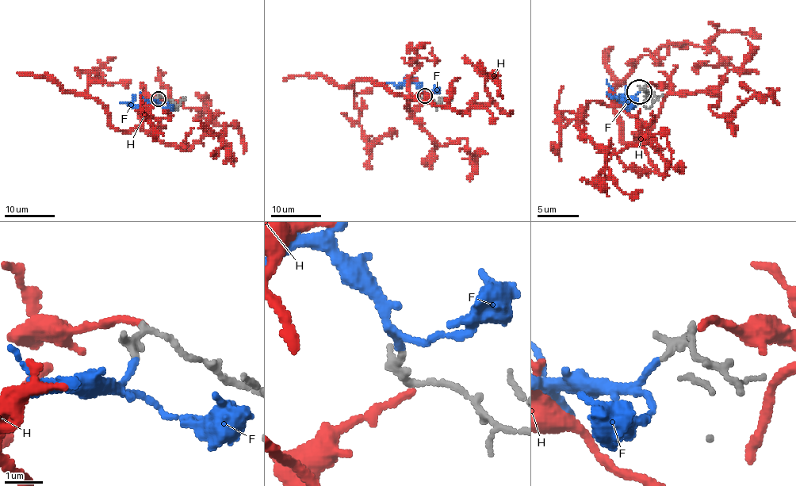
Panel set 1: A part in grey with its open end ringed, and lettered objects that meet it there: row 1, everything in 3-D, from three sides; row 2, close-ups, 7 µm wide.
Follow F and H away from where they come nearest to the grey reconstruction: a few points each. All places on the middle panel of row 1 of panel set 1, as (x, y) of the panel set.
F: (425, 96), (413, 82), (385, 85)
H: (426, 101), (412, 113), (408, 101), (373, 81), (352, 85), (363, 139), (370, 143), (383, 135), (397, 136)

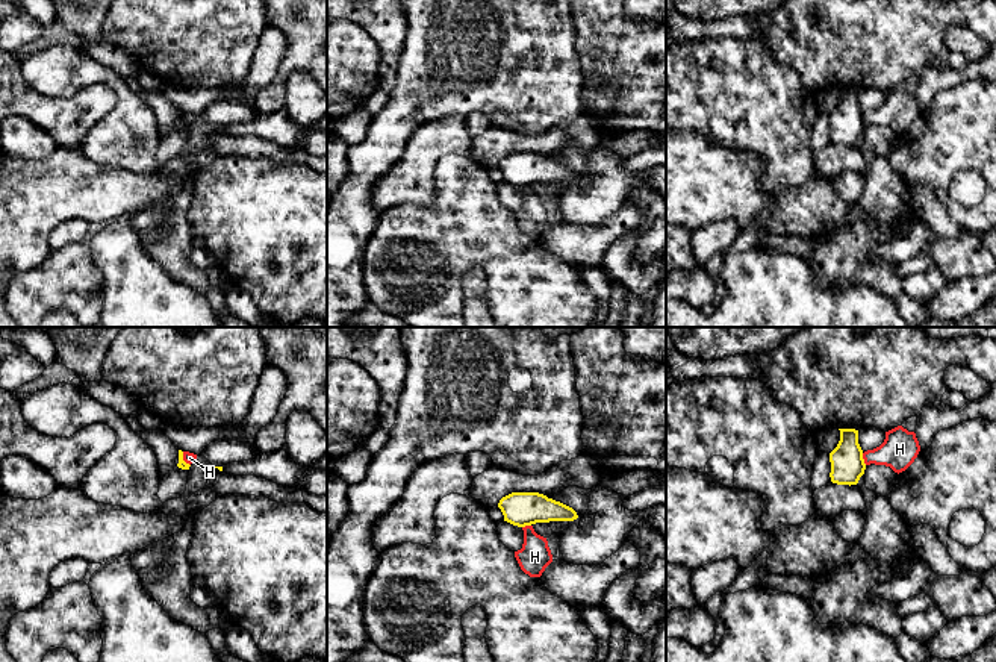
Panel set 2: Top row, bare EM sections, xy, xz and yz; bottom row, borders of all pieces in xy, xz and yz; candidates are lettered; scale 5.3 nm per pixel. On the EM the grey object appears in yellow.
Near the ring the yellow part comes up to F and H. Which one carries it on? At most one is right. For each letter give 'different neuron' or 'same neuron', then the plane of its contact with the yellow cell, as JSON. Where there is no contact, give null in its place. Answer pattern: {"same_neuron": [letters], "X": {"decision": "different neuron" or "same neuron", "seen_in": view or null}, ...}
{"same_neuron": ["F"], "F": {"decision": "same neuron", "seen_in": null}, "H": {"decision": "different neuron", "seen_in": "yz"}}

